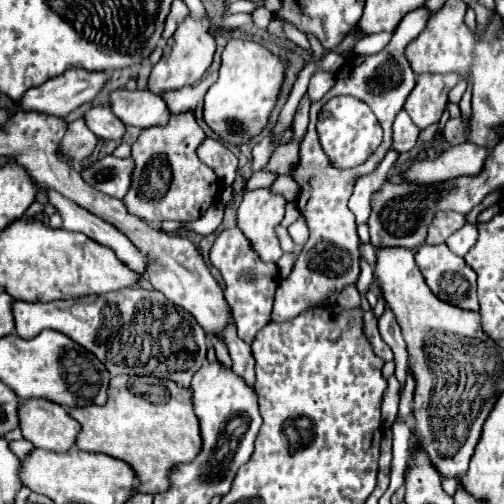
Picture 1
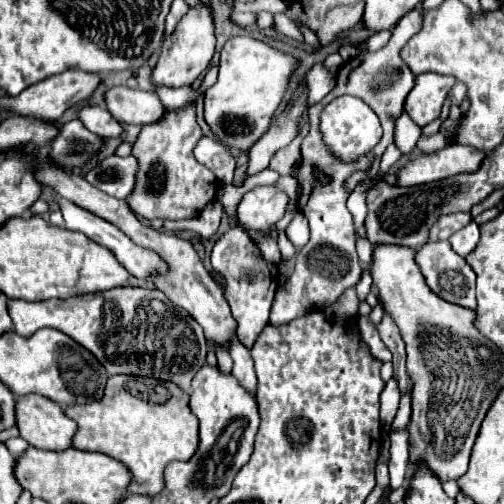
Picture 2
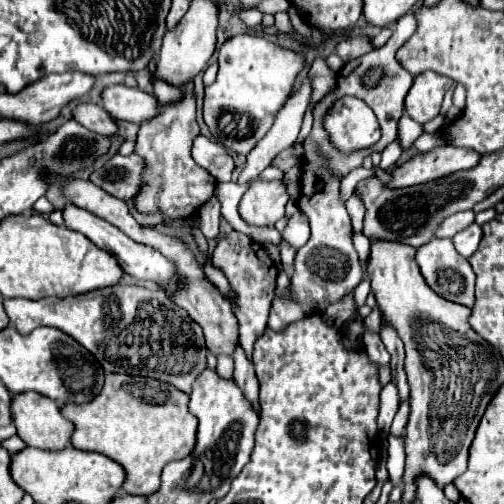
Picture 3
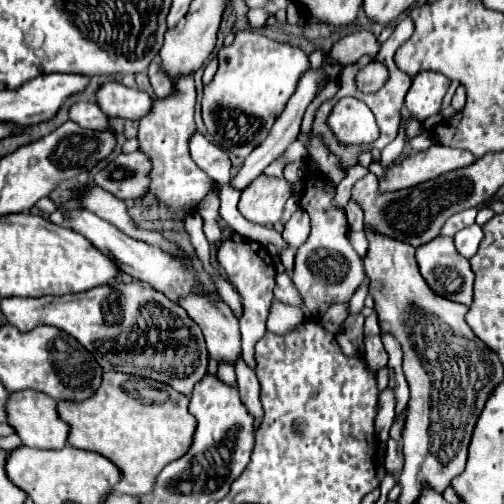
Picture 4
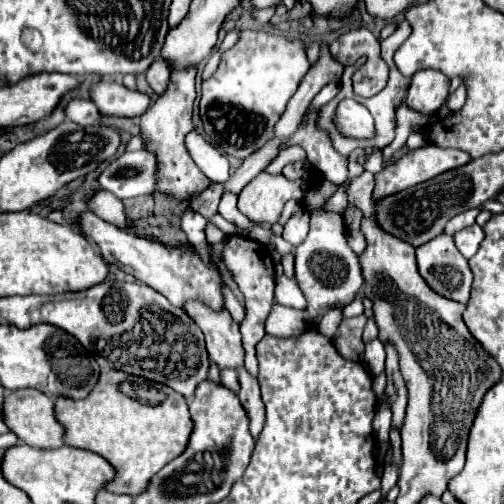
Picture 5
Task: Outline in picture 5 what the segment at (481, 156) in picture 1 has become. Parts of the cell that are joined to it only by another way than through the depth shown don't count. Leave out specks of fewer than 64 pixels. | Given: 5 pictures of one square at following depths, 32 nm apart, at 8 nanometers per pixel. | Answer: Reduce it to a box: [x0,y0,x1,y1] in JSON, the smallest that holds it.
[374,146,472,198]

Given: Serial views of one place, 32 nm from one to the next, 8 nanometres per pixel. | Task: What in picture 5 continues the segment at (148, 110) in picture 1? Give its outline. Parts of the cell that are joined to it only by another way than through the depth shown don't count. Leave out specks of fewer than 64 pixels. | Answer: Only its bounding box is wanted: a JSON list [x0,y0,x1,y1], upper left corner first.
[92,80,152,118]

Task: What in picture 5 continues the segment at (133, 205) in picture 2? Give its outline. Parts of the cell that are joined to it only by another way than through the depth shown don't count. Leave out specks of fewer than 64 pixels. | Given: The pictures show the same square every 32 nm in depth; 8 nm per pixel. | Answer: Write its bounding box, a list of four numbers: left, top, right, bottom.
[140,68,210,202]

